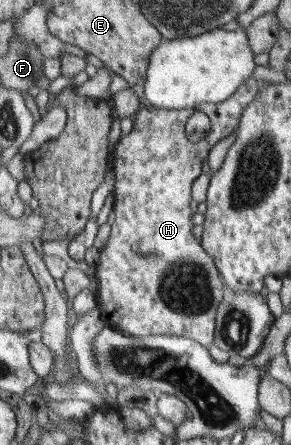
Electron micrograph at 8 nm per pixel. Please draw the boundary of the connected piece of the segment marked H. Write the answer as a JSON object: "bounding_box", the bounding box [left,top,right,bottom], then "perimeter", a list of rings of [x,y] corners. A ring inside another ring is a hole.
{"bounding_box":[95,77,261,347],"perimeter":[[[254,77],[247,78],[228,100],[218,104],[199,104],[196,109],[211,120],[208,136],[199,142],[192,143],[185,131],[188,117],[196,110],[168,111],[152,106],[139,110],[134,116],[132,132],[120,137],[111,156],[116,176],[113,209],[116,216],[110,237],[100,249],[100,259],[95,266],[96,300],[107,325],[140,338],[168,334],[189,337],[205,347],[213,344],[216,315],[225,284],[212,256],[192,235],[191,186],[201,176],[202,162],[210,149],[235,132],[243,110],[254,100],[261,84]]]}

